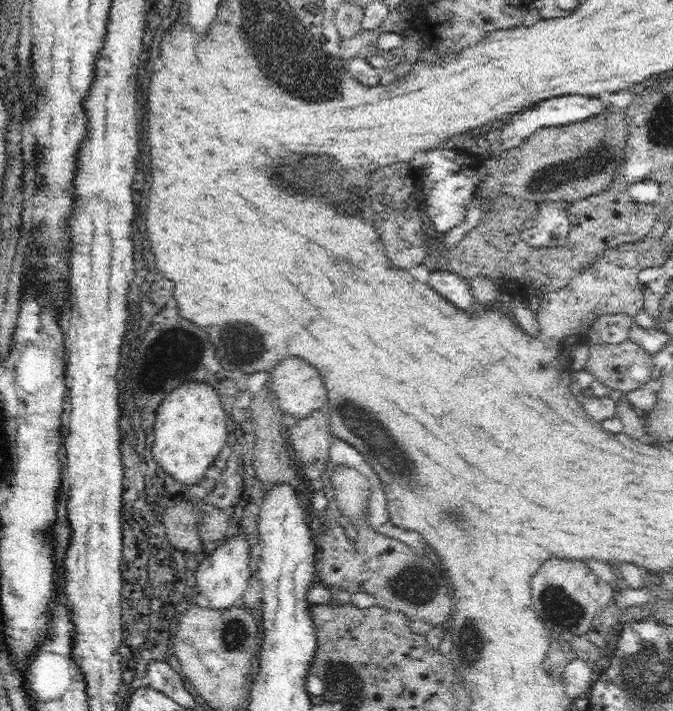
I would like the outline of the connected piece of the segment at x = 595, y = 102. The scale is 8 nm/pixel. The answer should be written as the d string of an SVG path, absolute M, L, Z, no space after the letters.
M565 95L553 97L524 108L520 114L512 114L512 118L506 120L506 124L501 129L501 146L510 149L520 146L529 136L542 127L557 127L564 124L572 124L580 122L580 120L588 120L596 116L604 115L608 112L615 112L612 106L606 106L598 97L590 97L583 95Z

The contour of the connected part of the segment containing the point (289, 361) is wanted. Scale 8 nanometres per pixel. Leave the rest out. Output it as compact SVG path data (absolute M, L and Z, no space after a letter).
M288 356L272 369L268 374L267 390L274 393L274 399L280 411L298 418L306 418L312 414L312 411L320 410L328 403L328 390L318 369L298 356Z

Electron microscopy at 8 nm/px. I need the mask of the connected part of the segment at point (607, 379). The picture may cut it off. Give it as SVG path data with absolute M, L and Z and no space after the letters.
M629 339L618 344L592 344L589 341L586 343L590 353L584 370L592 373L602 384L625 394L649 382L653 370L652 357L639 344Z

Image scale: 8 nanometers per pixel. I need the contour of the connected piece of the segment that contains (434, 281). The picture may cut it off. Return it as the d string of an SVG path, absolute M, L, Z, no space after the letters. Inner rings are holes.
M438 268L429 274L429 285L434 286L437 292L440 292L444 298L454 302L458 308L466 308L466 298L473 298L469 282L446 269ZM468 294L468 296L466 296Z

